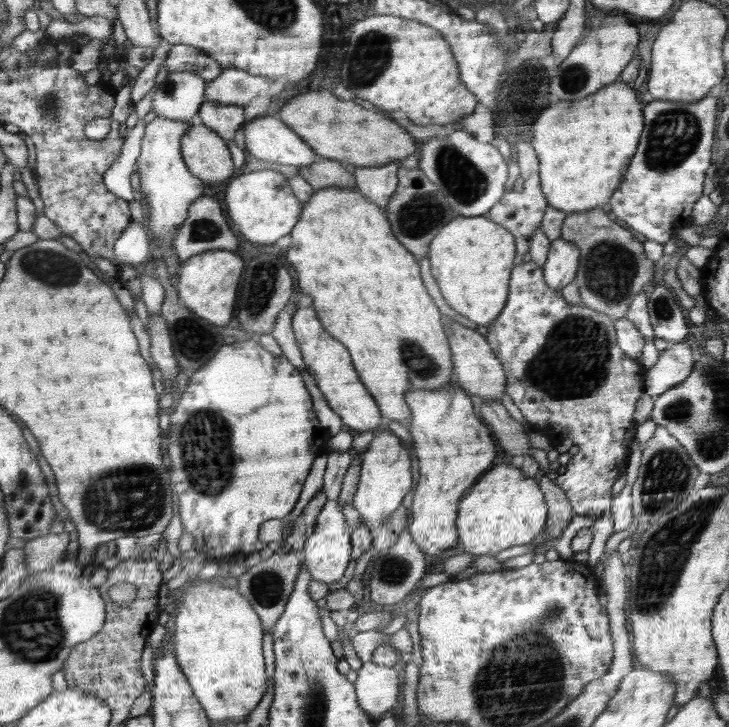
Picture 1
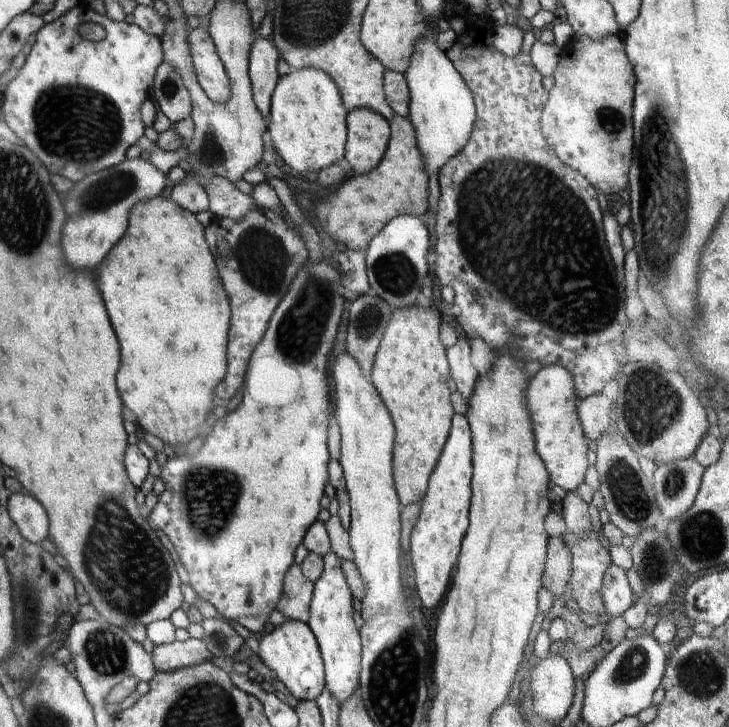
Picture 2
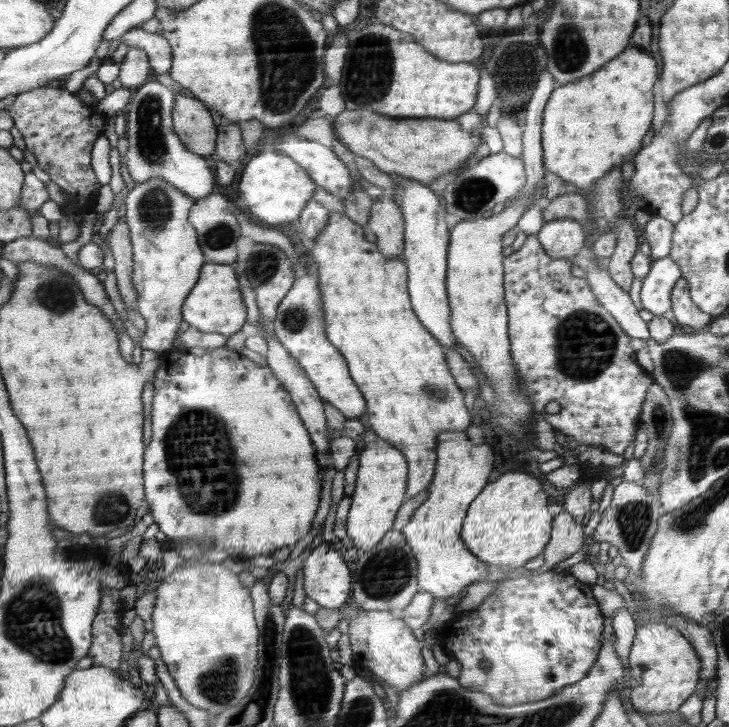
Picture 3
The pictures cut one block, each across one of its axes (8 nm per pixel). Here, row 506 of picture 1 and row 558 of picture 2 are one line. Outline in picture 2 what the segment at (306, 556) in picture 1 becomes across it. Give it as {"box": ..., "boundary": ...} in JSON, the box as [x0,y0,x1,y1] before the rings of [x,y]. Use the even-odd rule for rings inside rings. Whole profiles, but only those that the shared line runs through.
{"box":[307,551,360,705],"boundary":[[[330,551],[323,557],[322,574],[315,580],[313,595],[310,601],[310,616],[307,624],[315,633],[326,669],[325,686],[337,698],[341,705],[351,699],[358,688],[358,670],[360,670],[360,635],[354,626],[354,602],[348,588],[348,580],[343,568],[343,561]]]}

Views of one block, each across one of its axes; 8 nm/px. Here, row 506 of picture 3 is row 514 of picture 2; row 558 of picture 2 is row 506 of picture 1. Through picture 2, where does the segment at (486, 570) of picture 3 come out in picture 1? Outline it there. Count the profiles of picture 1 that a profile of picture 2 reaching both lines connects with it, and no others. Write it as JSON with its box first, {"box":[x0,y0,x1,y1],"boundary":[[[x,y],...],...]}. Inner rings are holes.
{"box":[407,379,496,562],"boundary":[[[456,379],[442,390],[412,390],[412,394],[408,394],[408,402],[412,402],[411,414],[416,414],[416,418],[412,418],[412,426],[407,428],[415,457],[418,456],[420,470],[418,486],[412,498],[412,522],[408,526],[408,532],[423,553],[440,556],[439,560],[442,562],[444,552],[459,544],[458,526],[454,526],[454,520],[458,518],[459,502],[463,500],[470,486],[474,486],[474,482],[490,468],[496,458],[496,448],[490,430],[480,422],[478,416],[474,416],[470,397],[458,386]]]}

